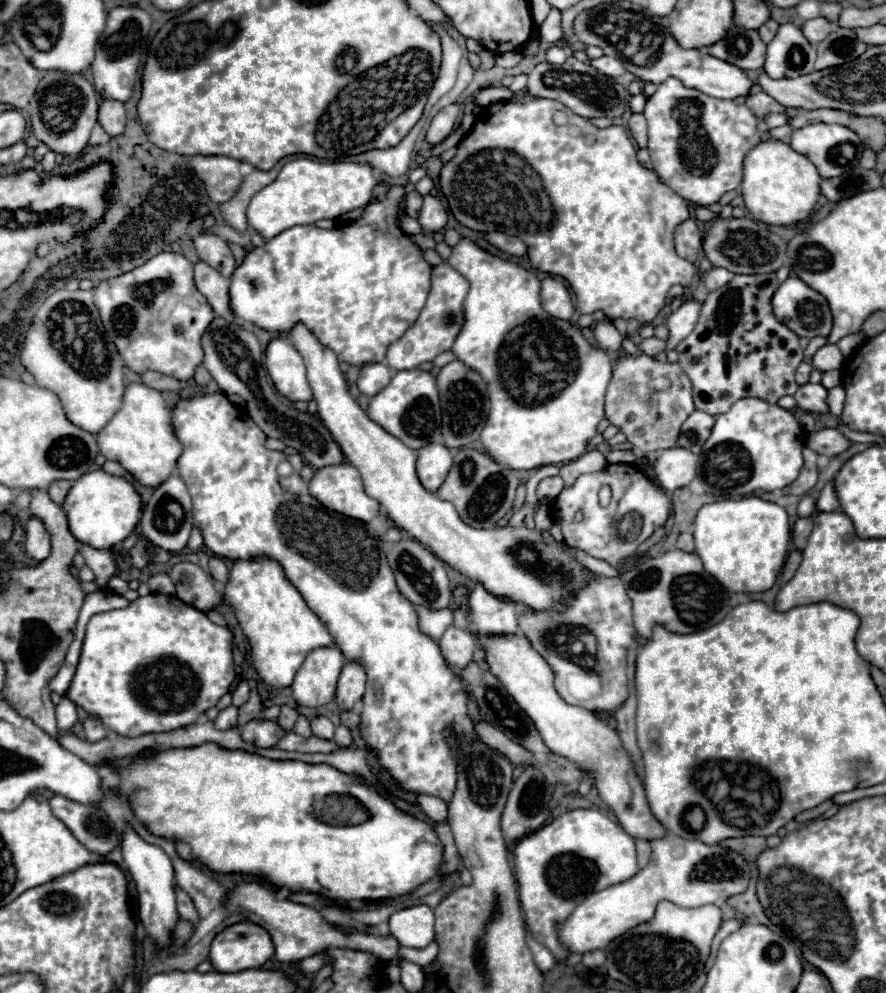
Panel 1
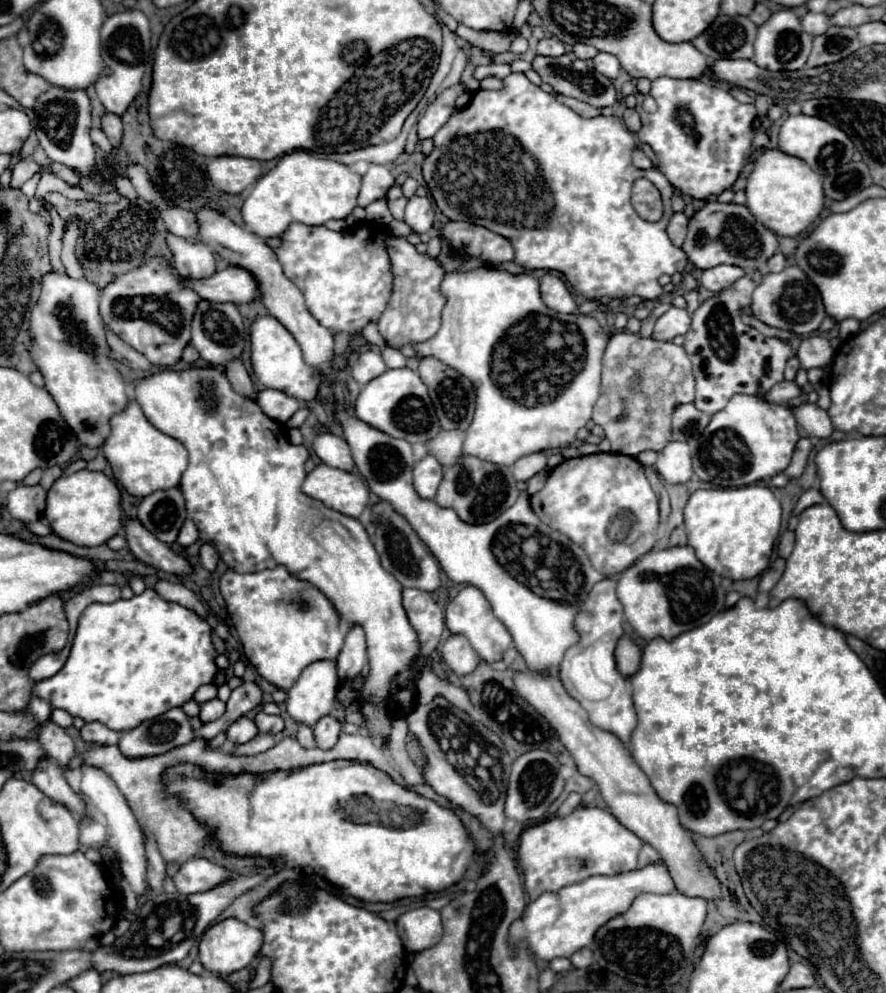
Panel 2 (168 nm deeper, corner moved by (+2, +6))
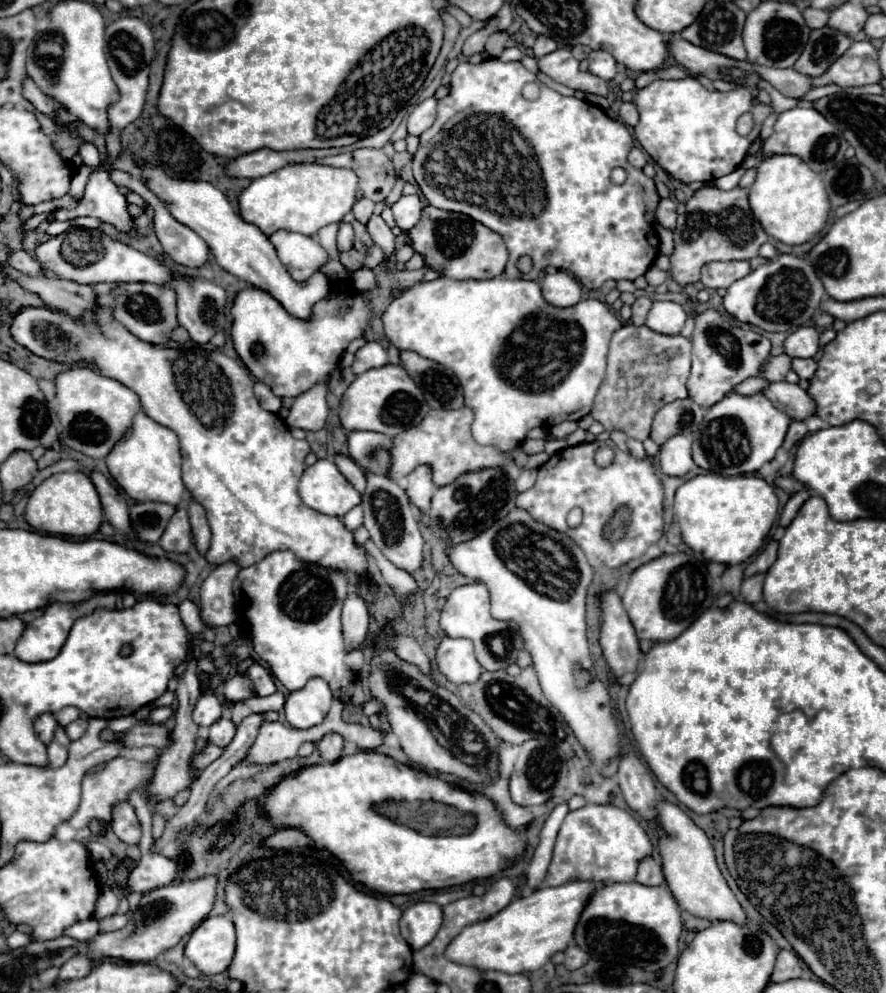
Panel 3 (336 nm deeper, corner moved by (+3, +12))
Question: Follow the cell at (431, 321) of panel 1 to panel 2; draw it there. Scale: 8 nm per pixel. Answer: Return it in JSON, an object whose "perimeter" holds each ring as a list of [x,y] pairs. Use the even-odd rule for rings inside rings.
{"perimeter":[[[391,236],[385,246],[391,258],[393,288],[387,308],[379,318],[379,332],[393,346],[423,342],[439,330],[439,314],[445,304],[445,296],[439,292],[439,284],[445,276],[445,270],[437,264],[435,258],[419,254],[415,246],[401,236]]]}

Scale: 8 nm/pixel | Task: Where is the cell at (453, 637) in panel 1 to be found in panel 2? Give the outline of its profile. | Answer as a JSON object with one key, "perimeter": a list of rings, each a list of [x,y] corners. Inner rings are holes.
{"perimeter":[[[451,634],[443,644],[441,656],[443,656],[443,662],[447,664],[447,668],[453,670],[459,678],[471,674],[479,664],[479,658],[475,656],[475,652],[465,636]]]}

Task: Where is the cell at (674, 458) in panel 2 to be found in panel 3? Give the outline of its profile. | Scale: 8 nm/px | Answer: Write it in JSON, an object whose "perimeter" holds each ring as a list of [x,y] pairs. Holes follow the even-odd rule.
{"perimeter":[[[678,434],[666,440],[666,444],[660,446],[660,454],[658,454],[662,474],[684,476],[694,466],[690,448],[692,448],[692,440],[684,434]]]}

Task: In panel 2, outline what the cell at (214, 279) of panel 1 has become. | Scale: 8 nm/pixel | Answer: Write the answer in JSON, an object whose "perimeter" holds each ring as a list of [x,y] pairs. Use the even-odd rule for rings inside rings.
{"perimeter":[[[167,232],[167,246],[173,254],[173,268],[183,278],[207,278],[215,274],[215,254],[205,242],[191,242]]]}

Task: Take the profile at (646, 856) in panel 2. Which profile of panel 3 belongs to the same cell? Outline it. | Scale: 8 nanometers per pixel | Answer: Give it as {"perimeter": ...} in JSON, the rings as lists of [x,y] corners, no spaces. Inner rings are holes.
{"perimeter":[[[646,856],[640,864],[638,864],[638,874],[636,874],[636,882],[644,884],[644,886],[662,886],[664,874],[662,874],[662,866],[654,856]]]}

